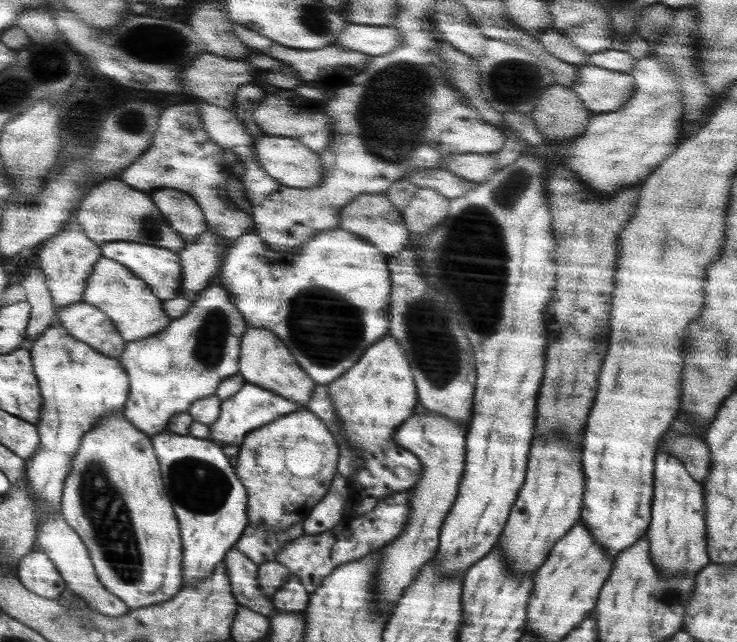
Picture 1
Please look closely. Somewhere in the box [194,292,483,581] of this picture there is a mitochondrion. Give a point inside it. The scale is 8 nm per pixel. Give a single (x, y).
(440, 361)

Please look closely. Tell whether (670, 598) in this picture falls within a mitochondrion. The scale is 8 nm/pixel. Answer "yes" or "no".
yes

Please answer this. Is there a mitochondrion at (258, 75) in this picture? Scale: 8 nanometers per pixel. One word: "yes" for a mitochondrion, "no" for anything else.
no

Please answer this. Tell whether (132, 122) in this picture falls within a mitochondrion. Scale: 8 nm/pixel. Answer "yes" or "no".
no

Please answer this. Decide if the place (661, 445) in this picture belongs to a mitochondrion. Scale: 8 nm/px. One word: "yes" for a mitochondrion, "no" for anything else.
no

